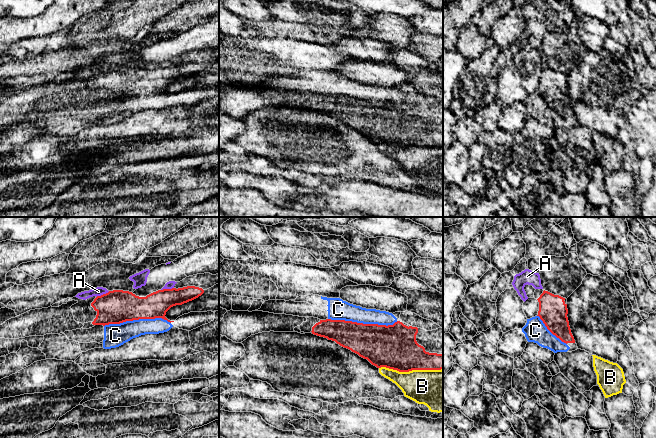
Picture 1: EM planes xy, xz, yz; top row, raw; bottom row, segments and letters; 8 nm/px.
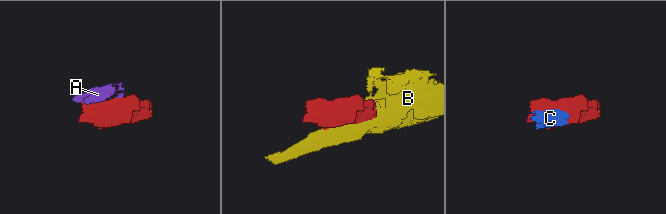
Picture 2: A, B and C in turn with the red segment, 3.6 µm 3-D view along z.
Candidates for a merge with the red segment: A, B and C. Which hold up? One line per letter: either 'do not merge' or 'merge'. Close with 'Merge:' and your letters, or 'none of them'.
A: do not merge
B: do not merge
C: merge
Merge: C

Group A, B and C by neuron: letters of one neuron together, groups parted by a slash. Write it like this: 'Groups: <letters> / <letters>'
Groups: A / B / C

